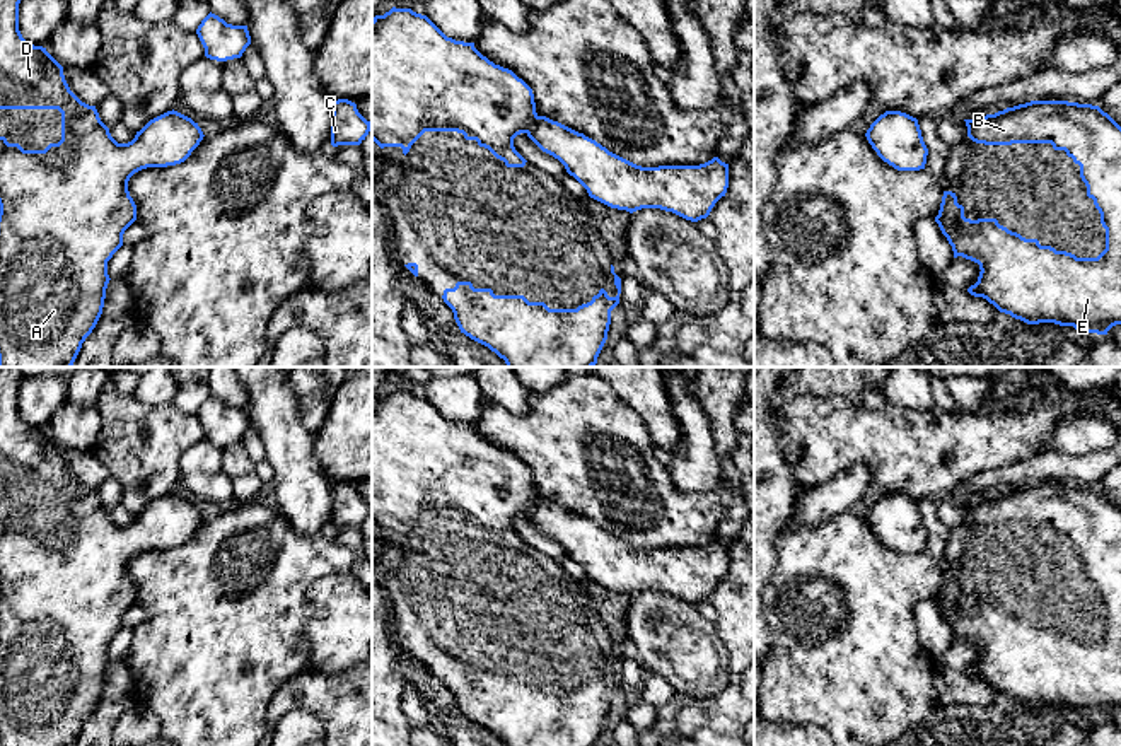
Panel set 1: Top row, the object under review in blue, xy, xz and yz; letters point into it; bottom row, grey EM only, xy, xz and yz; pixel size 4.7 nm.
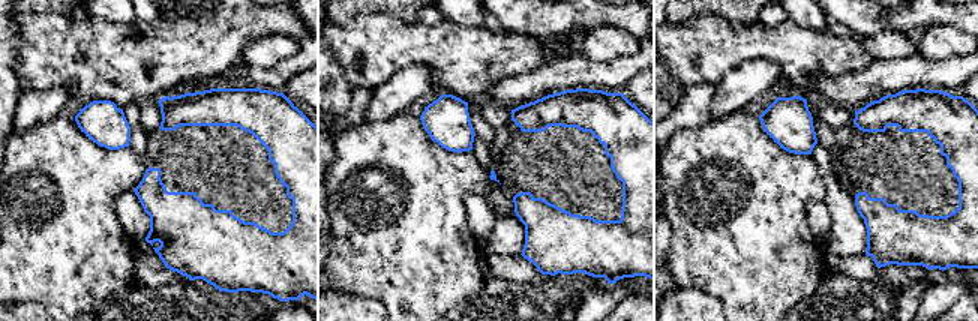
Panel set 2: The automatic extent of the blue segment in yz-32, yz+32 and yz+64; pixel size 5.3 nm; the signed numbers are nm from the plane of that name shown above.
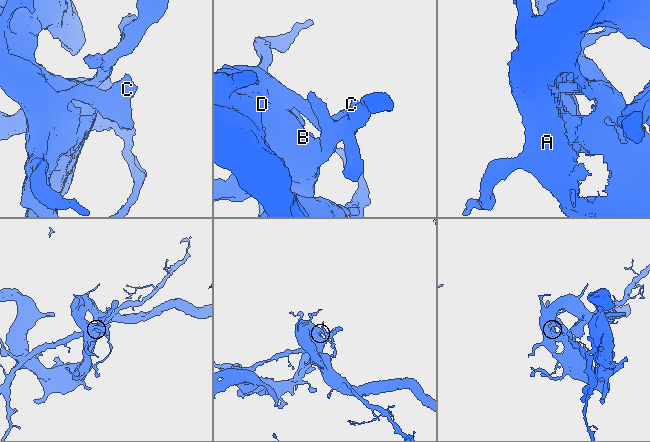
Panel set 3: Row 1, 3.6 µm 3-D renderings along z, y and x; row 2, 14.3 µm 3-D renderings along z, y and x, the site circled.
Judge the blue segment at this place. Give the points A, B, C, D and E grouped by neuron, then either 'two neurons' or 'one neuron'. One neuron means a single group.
A B C D E | one neuron

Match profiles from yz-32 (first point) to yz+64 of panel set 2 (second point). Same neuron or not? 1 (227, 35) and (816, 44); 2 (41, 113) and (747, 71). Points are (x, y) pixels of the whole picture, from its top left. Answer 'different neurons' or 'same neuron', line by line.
1: same neuron
2: same neuron

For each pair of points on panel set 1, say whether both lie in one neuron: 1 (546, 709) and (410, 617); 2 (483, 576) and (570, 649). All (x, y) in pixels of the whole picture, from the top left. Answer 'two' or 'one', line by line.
1: one
2: one

